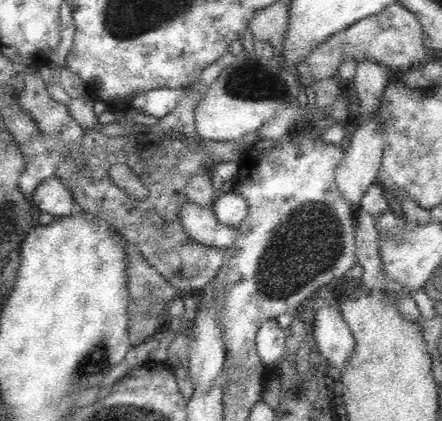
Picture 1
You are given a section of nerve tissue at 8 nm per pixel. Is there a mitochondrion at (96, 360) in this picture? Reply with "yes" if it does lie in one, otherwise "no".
yes

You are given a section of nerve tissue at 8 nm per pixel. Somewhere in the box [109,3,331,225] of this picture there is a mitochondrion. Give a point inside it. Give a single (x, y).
(243, 83)

